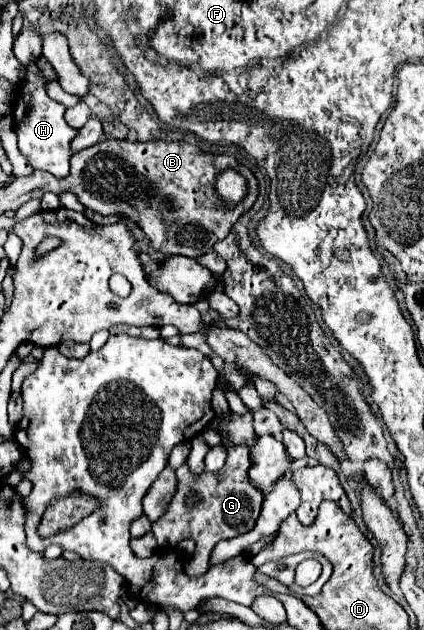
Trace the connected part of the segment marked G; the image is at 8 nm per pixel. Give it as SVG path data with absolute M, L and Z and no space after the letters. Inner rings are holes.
M227 435L222 436L222 444L229 449L229 459L223 469L215 473L203 473L197 479L189 473L187 465L181 465L176 469L179 489L175 493L175 499L171 501L171 507L167 509L163 519L159 519L159 523L153 523L153 533L161 549L173 549L183 539L193 539L197 543L193 555L183 567L189 577L199 577L209 569L207 561L215 543L219 543L221 539L233 539L237 535L251 531L263 505L263 491L249 479L249 467L251 467L249 447L231 443ZM191 489L201 493L201 503L199 507L193 507L193 509L185 507L185 497L189 495Z

